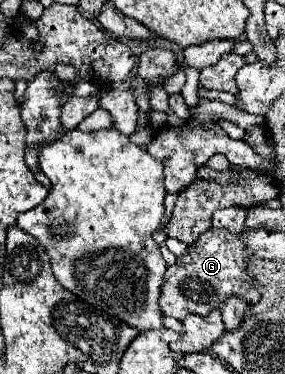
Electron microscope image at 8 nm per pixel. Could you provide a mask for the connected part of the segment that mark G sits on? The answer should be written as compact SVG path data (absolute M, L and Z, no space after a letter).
M206 230L190 248L188 254L178 258L174 266L168 266L164 274L162 294L158 298L164 316L184 320L186 314L206 316L214 308L220 308L226 296L240 296L246 302L258 302L258 284L246 272L248 248L244 248L240 234L232 236L226 230Z

